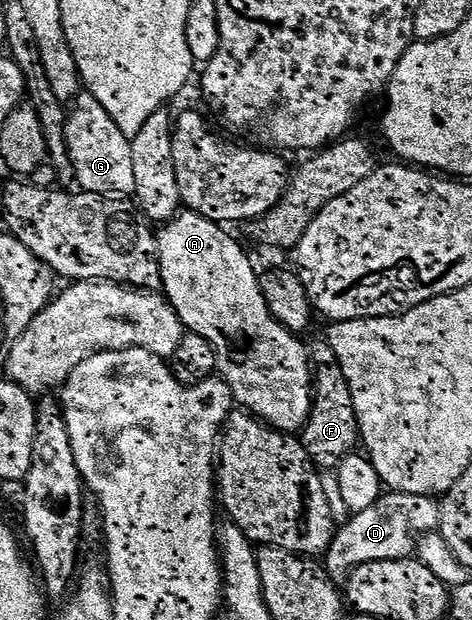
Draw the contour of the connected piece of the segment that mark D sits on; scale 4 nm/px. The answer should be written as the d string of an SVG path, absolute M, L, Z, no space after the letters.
M388 491L381 494L373 506L366 507L365 511L353 513L347 519L348 521L341 528L339 526L333 532L332 541L324 552L325 568L334 575L345 574L366 562L407 560L417 550L417 540L437 528L439 509L438 503L432 497Z

